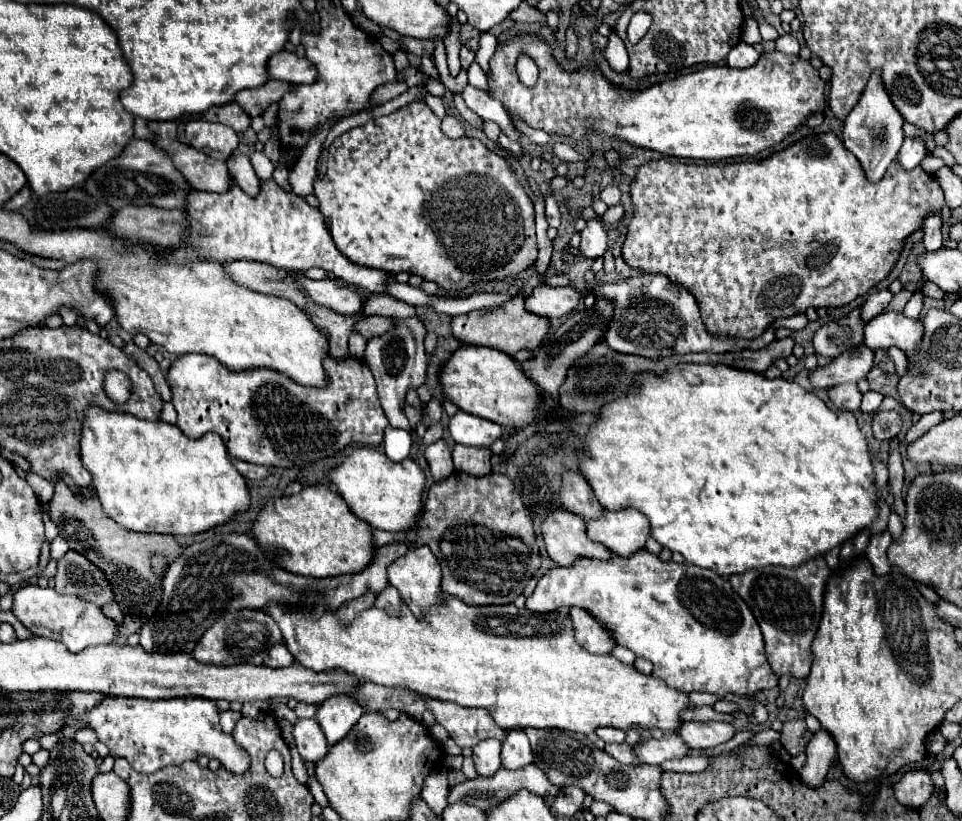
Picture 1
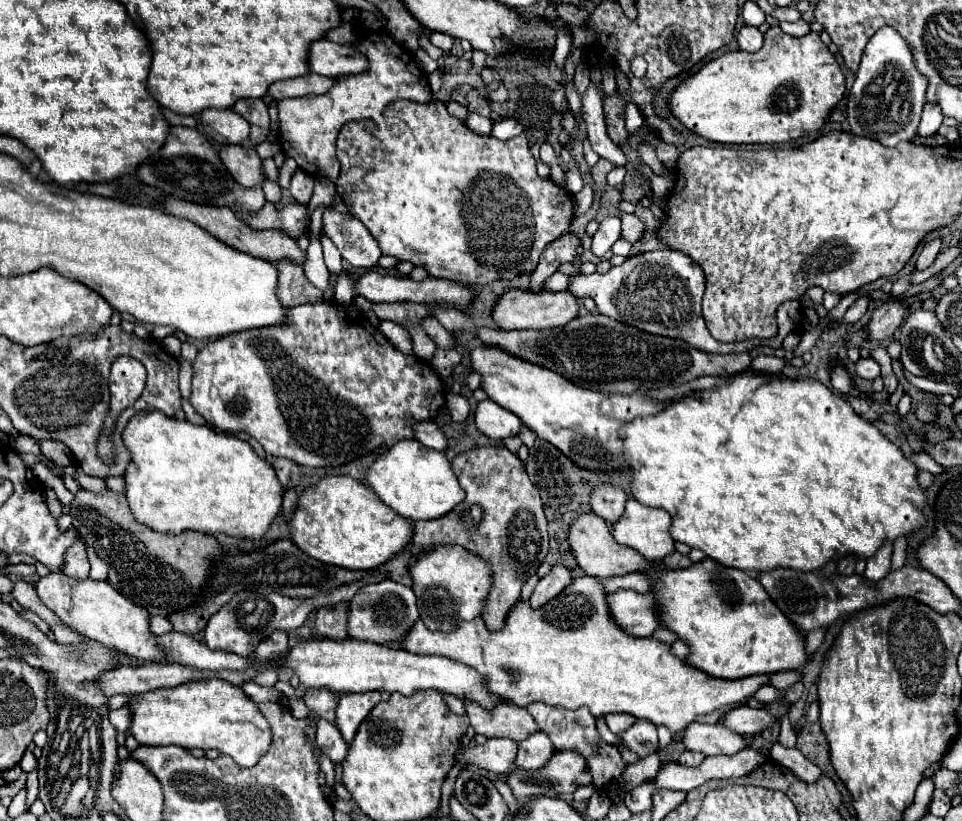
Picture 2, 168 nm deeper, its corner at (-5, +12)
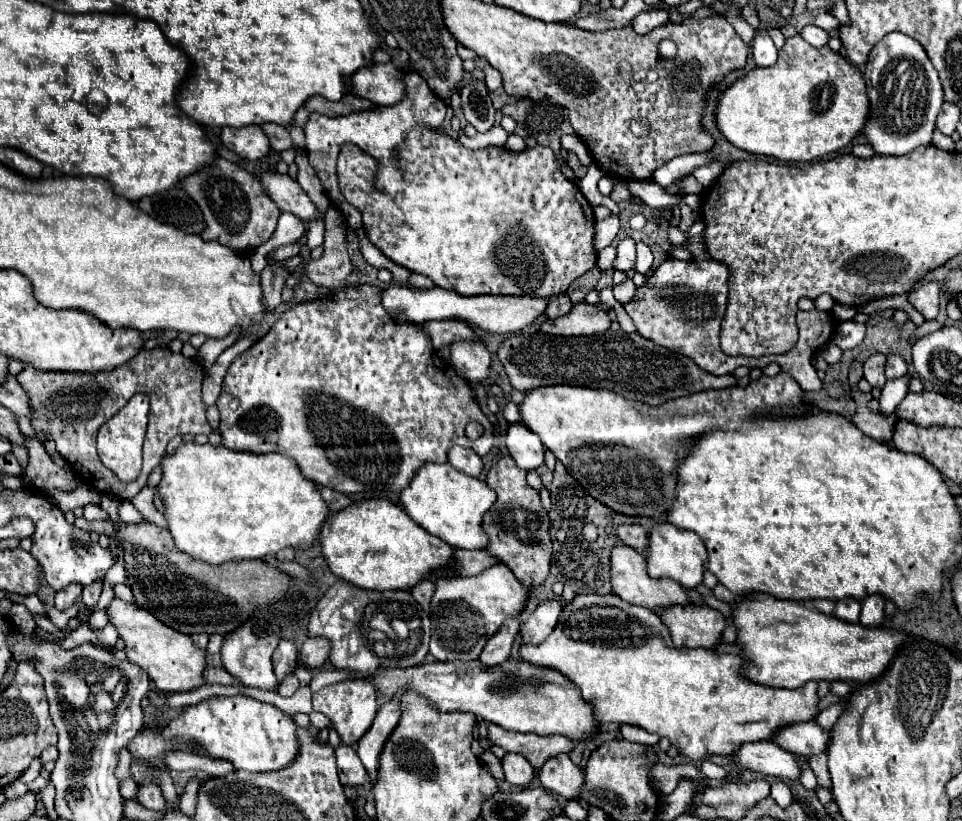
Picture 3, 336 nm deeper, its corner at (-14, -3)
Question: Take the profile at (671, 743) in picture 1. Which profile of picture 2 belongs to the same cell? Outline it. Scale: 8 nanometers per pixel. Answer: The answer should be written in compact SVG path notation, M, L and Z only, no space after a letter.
M691 723L679 741L685 749L701 751L705 755L735 755L743 749L743 737L739 733L731 733L731 729L723 729L723 725L717 723Z

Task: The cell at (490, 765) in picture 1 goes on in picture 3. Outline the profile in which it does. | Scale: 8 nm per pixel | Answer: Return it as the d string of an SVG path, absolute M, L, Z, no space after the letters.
M510 752L502 758L502 768L506 782L510 782L512 786L528 786L536 778L536 770L530 766L530 762L516 752Z

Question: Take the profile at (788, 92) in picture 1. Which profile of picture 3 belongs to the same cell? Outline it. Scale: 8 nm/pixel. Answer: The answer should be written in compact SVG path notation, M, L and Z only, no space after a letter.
M800 34L792 36L786 40L786 44L782 46L782 50L778 52L778 62L774 66L768 66L768 68L756 68L756 70L750 70L744 78L736 80L722 96L720 96L720 102L718 102L718 110L716 110L716 120L718 120L718 128L720 132L738 148L746 150L746 152L752 152L752 154L766 154L766 156L774 156L778 160L788 160L788 162L810 162L810 160L816 160L816 158L822 158L826 154L832 154L844 146L848 146L866 126L866 120L868 120L868 112L870 112L870 102L868 102L868 96L866 96L866 86L864 86L864 80L862 80L862 72L852 66L842 54L838 52L832 52L830 46L822 46L822 48L814 48L810 46Z

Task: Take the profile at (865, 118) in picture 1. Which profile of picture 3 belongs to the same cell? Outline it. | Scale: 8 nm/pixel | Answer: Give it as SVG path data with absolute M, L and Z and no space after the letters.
M900 32L884 36L868 56L864 82L870 98L870 118L864 136L878 154L902 156L932 142L934 122L942 108L944 92L938 72L918 40Z

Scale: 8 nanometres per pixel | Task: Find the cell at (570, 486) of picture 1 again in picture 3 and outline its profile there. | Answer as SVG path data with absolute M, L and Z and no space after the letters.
M628 524L628 526L622 526L620 530L618 530L618 538L620 538L620 542L622 544L626 544L626 546L632 546L632 548L636 548L638 552L646 552L646 542L648 542L648 532L642 528L642 526L638 526L638 524Z

